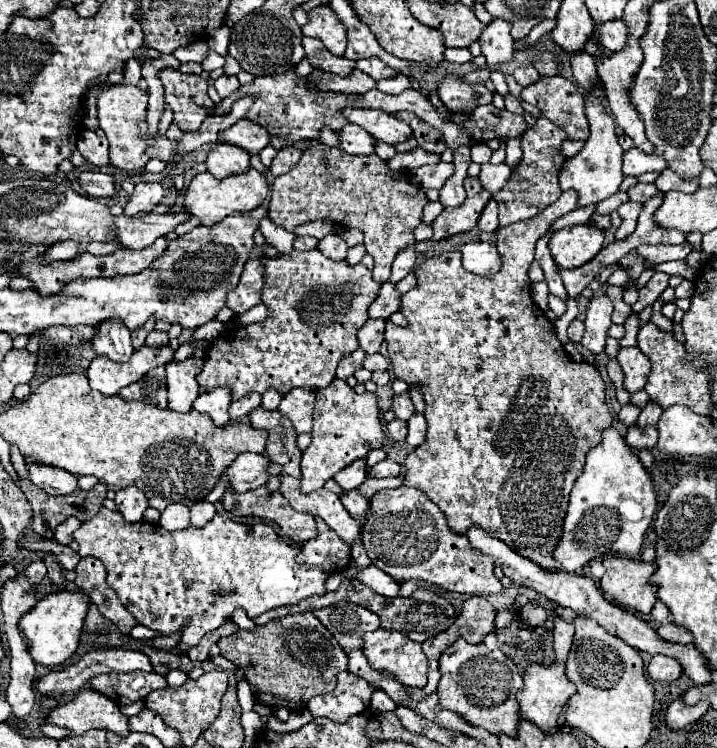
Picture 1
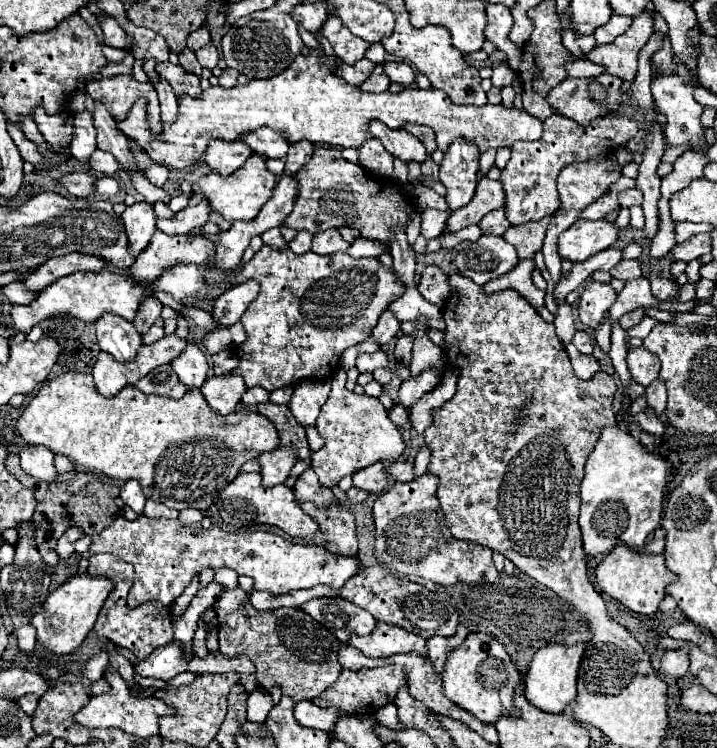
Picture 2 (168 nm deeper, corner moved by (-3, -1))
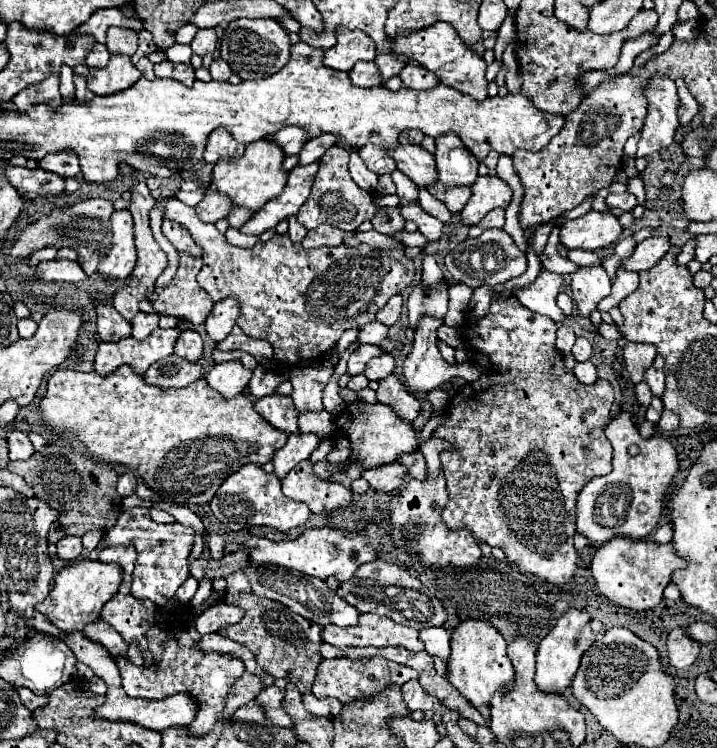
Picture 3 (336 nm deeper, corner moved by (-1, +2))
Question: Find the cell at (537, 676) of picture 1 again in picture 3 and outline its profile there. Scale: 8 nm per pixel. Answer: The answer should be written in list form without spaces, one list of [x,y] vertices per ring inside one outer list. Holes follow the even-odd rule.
[[[569,609],[557,625],[539,641],[537,647],[537,673],[535,673],[535,685],[543,693],[559,693],[563,695],[565,689],[571,685],[579,661],[587,647],[595,641],[595,633],[589,627],[589,615],[579,609]]]

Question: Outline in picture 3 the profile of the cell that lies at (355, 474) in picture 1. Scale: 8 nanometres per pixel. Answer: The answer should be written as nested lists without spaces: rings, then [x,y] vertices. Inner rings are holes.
[[[389,463],[389,465],[365,469],[361,477],[363,477],[375,491],[379,491],[379,493],[393,493],[395,489],[399,489],[399,487],[405,483],[407,471],[405,471],[405,467],[399,465],[399,463]]]

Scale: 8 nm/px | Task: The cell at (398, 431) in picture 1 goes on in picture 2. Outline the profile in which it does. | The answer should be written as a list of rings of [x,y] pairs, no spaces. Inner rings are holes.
[[[395,404],[395,406],[389,410],[389,418],[391,418],[397,426],[401,426],[401,428],[409,422],[409,414],[407,414],[407,410],[405,410],[401,404]]]

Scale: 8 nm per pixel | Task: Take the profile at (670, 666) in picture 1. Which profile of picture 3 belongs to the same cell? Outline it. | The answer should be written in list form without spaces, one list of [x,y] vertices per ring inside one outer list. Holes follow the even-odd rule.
[[[673,629],[667,637],[669,665],[675,669],[687,669],[699,655],[699,643],[685,635],[685,629]]]

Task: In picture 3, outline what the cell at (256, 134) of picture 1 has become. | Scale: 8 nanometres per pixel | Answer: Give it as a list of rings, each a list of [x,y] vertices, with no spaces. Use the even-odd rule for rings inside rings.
[[[285,127],[277,131],[277,135],[271,135],[269,141],[275,141],[285,151],[285,155],[297,155],[307,141],[307,135],[301,127]]]

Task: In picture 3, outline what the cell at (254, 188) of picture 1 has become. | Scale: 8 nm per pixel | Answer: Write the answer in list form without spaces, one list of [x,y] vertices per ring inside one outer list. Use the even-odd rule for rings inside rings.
[[[259,139],[257,143],[249,143],[245,149],[245,155],[235,161],[217,161],[213,167],[211,183],[217,187],[217,191],[225,193],[233,205],[245,207],[249,211],[259,211],[267,201],[277,197],[287,183],[287,173],[281,169],[281,163],[285,159],[285,153],[271,141]]]

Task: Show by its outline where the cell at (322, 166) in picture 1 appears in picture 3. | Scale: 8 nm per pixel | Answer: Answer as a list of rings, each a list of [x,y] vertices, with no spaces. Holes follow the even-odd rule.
[[[341,145],[329,147],[329,151],[325,151],[325,155],[321,157],[319,171],[317,171],[317,175],[313,179],[311,195],[301,205],[301,209],[297,213],[297,221],[301,225],[305,225],[307,229],[317,229],[321,223],[329,223],[329,225],[339,227],[343,231],[355,231],[359,223],[363,223],[367,219],[373,219],[373,215],[383,209],[383,207],[375,205],[373,193],[363,191],[351,179],[349,169],[347,169],[347,161],[349,161],[349,153]]]

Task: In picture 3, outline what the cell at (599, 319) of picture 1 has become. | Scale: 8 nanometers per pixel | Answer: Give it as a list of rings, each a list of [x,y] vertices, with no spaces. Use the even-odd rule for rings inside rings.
[[[581,267],[575,271],[571,281],[573,299],[583,317],[589,317],[597,303],[611,293],[611,279],[603,267]]]

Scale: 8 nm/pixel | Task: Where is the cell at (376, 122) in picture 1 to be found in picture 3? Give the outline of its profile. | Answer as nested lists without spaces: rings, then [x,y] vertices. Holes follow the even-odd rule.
[[[397,145],[387,151],[393,159],[399,171],[403,171],[415,185],[429,187],[437,181],[437,169],[435,159],[429,151],[425,151],[421,145]]]

